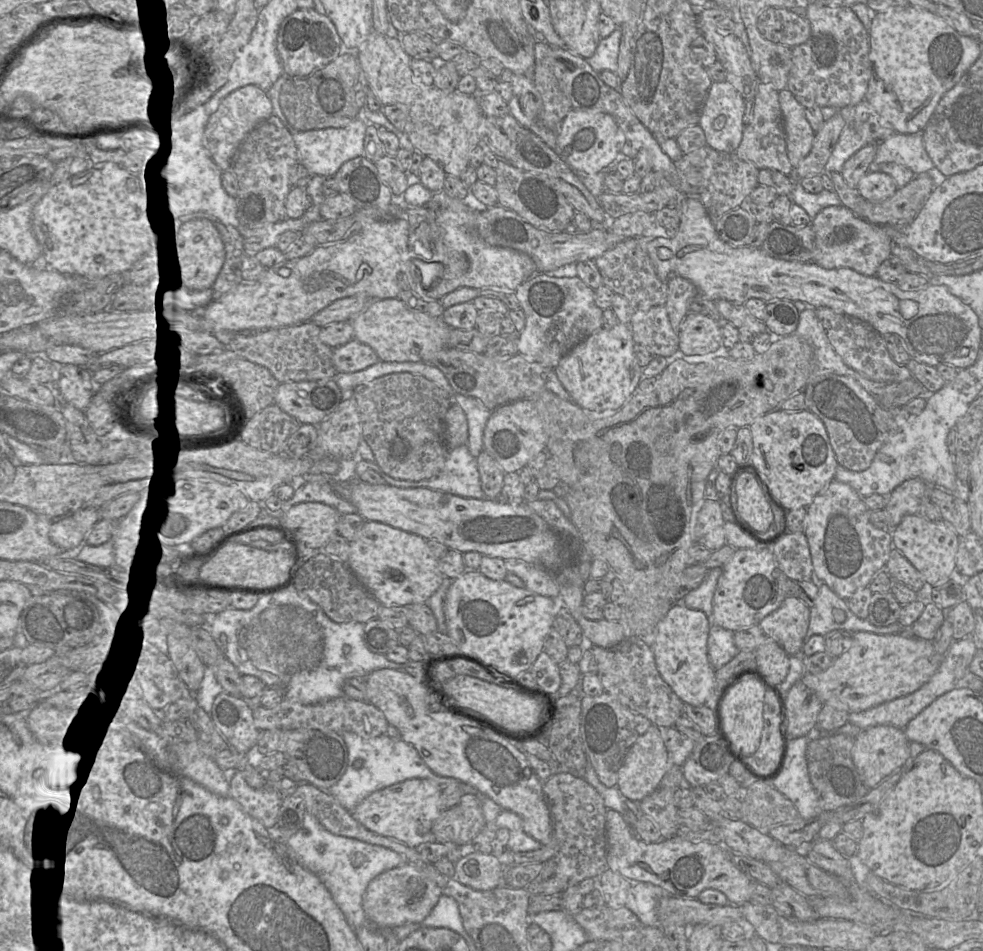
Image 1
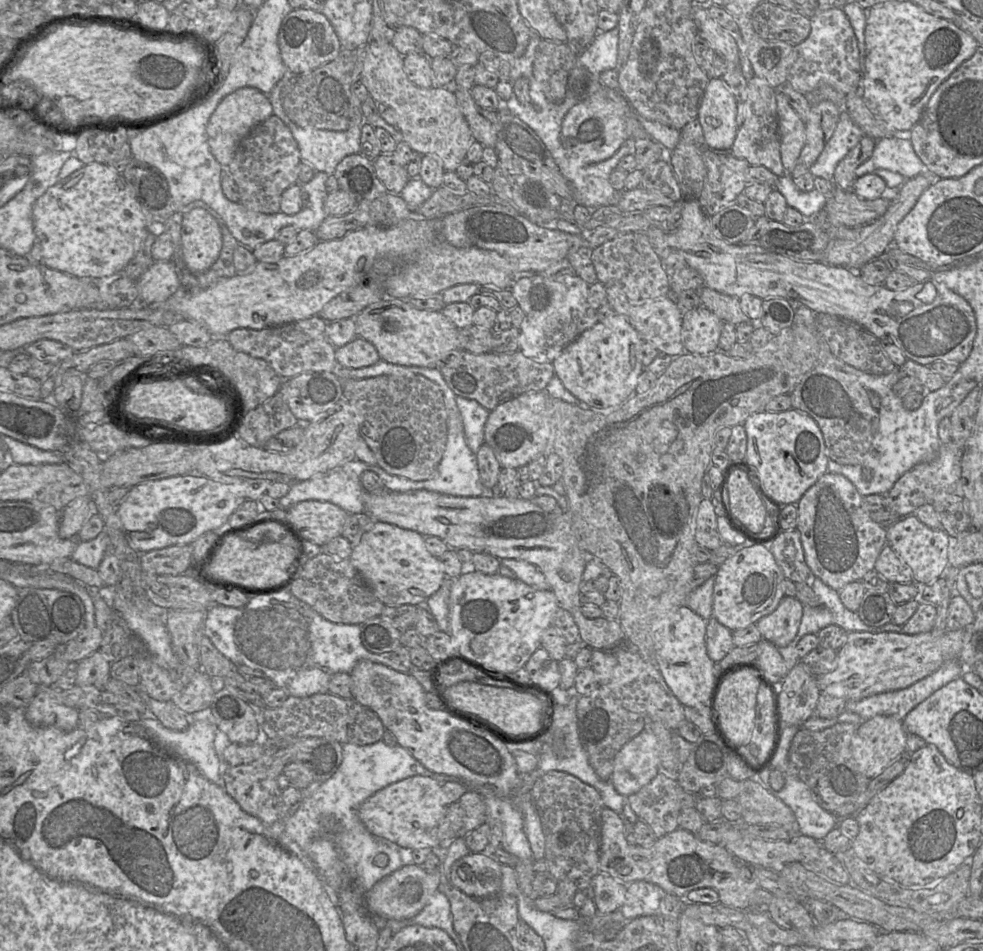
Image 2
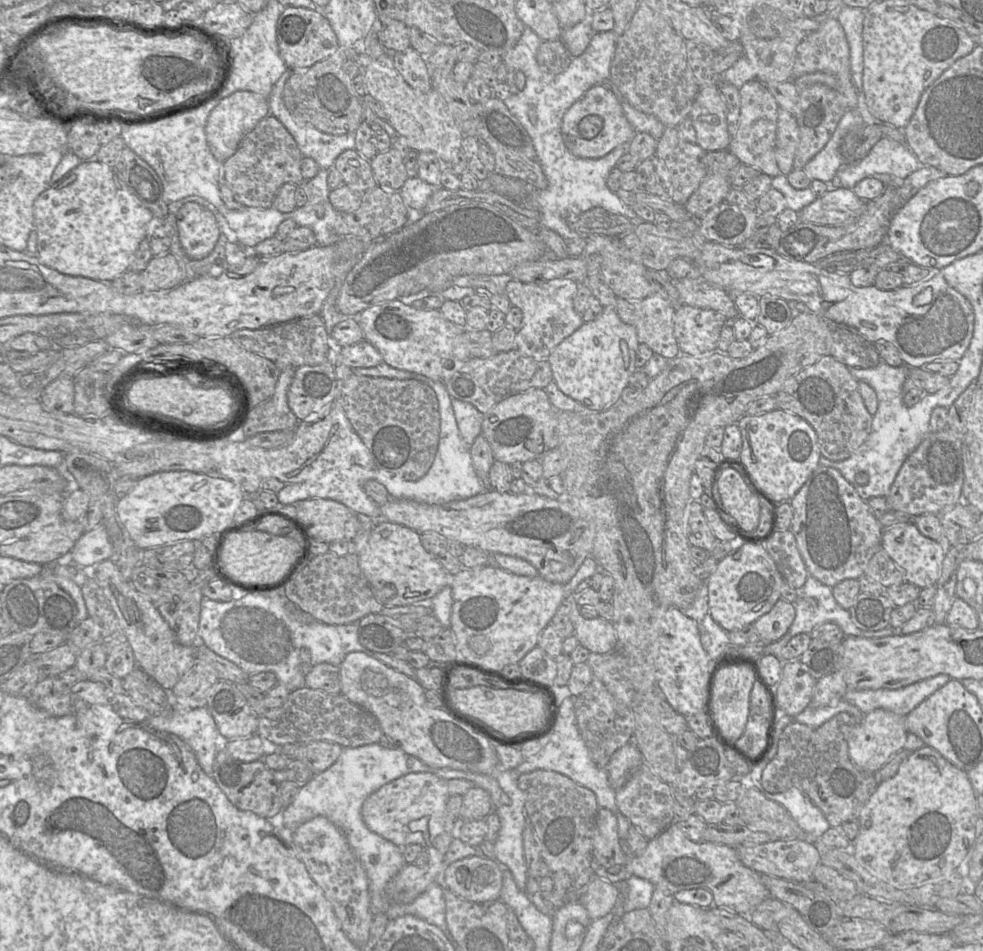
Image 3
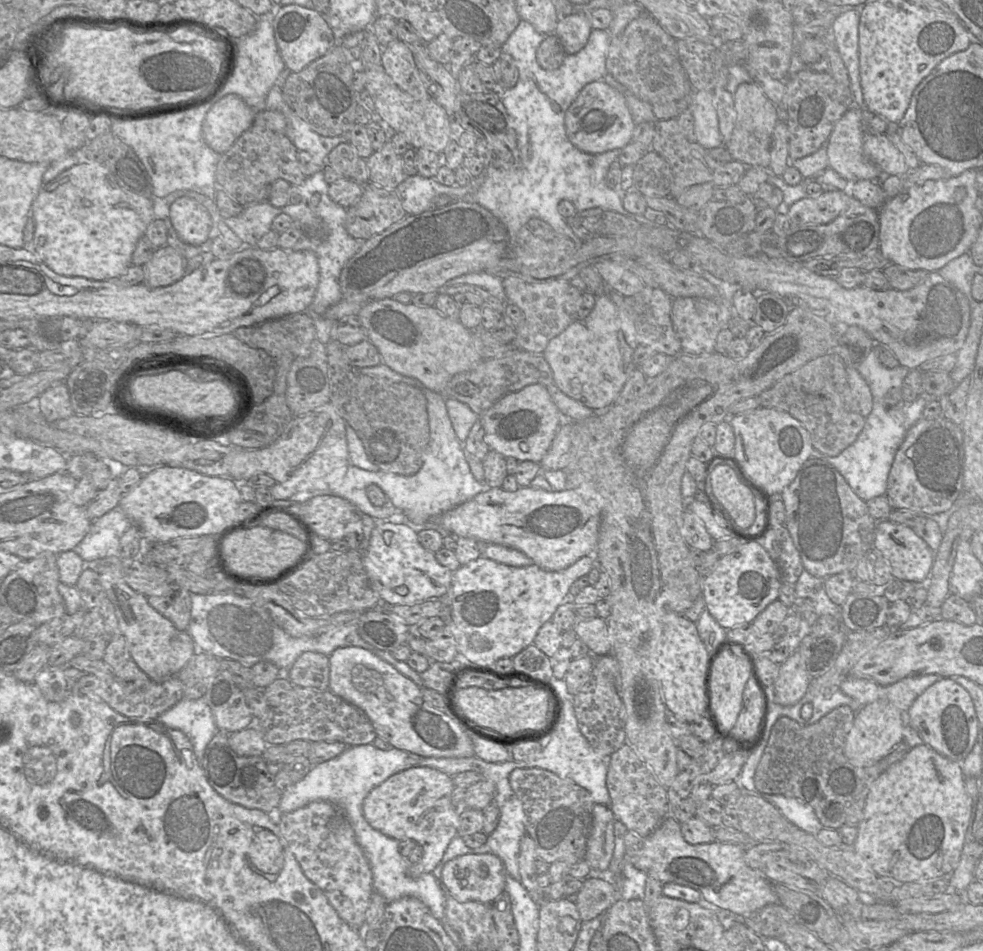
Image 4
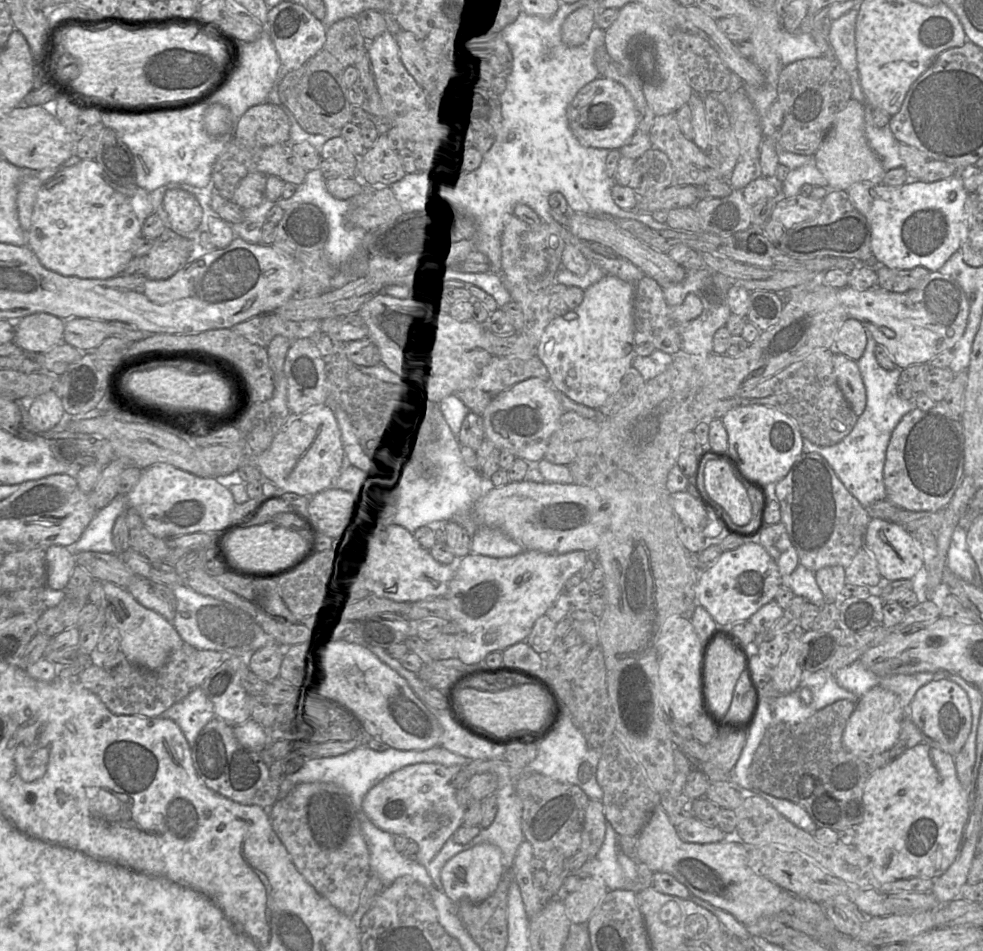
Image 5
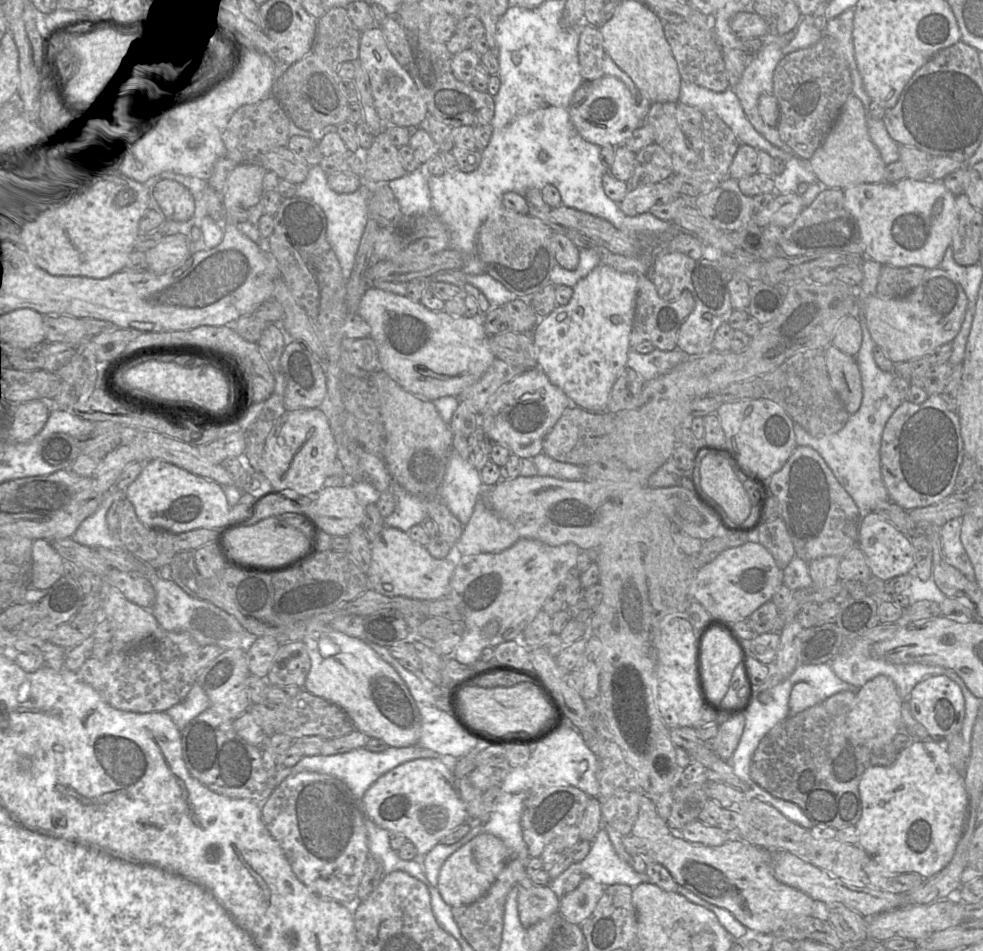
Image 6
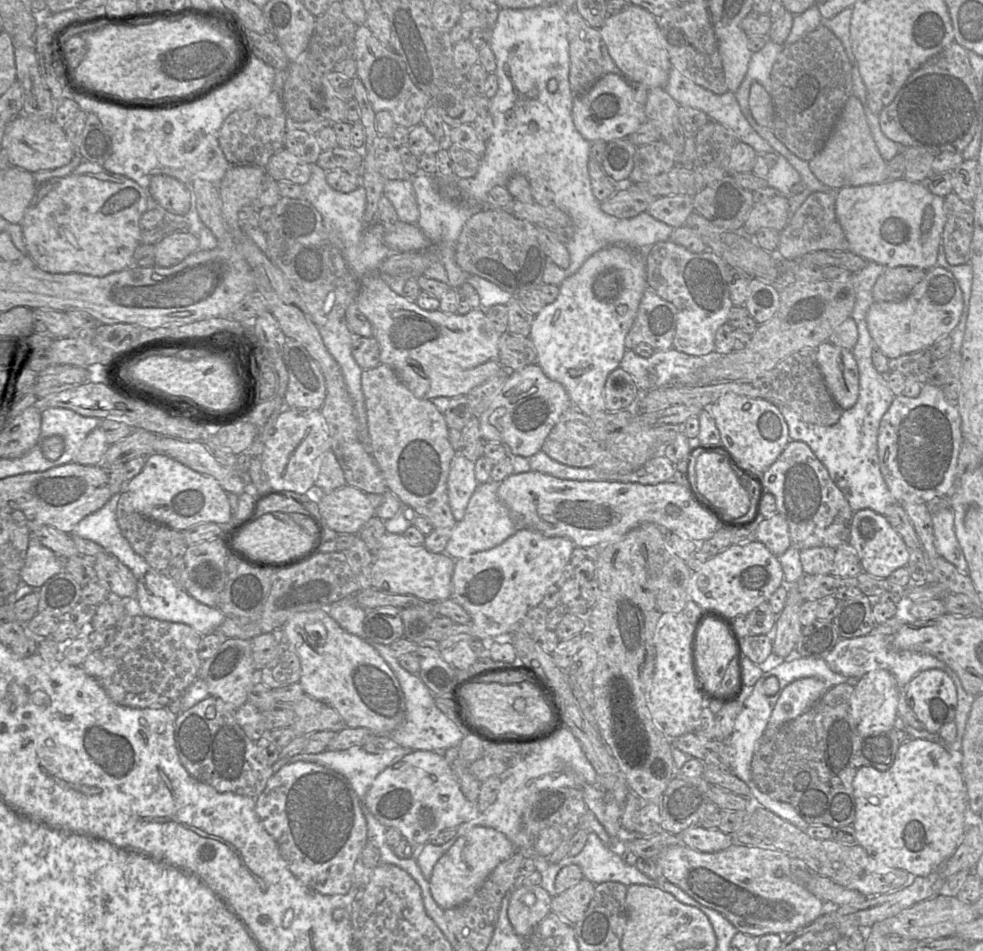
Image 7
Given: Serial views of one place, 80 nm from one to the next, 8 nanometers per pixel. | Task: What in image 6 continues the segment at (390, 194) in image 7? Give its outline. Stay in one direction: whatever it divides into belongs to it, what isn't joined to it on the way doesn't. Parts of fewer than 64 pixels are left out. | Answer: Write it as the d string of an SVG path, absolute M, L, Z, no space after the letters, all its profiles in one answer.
M420 168L387 183L397 199L402 215L432 212L428 176Z

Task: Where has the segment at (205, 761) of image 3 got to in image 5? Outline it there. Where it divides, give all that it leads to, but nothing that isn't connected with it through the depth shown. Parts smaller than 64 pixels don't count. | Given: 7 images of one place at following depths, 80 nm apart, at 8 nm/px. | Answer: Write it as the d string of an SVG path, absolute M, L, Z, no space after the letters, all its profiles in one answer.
M197 687L159 716L174 721L190 747L201 729L214 718L214 712L211 702Z

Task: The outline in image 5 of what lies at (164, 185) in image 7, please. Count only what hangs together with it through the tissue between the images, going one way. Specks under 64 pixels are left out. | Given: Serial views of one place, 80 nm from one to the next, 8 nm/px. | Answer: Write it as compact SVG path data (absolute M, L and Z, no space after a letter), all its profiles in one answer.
M181 188L168 189L156 212L165 227L177 232L192 232L201 223L203 209L195 196Z

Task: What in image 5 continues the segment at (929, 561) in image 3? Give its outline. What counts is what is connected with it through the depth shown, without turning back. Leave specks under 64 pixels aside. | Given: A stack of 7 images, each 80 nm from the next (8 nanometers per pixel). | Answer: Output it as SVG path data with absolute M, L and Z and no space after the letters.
M873 518L870 520L866 537L865 548L874 557L883 581L912 579L924 567L923 551L920 543L913 534L890 520Z

